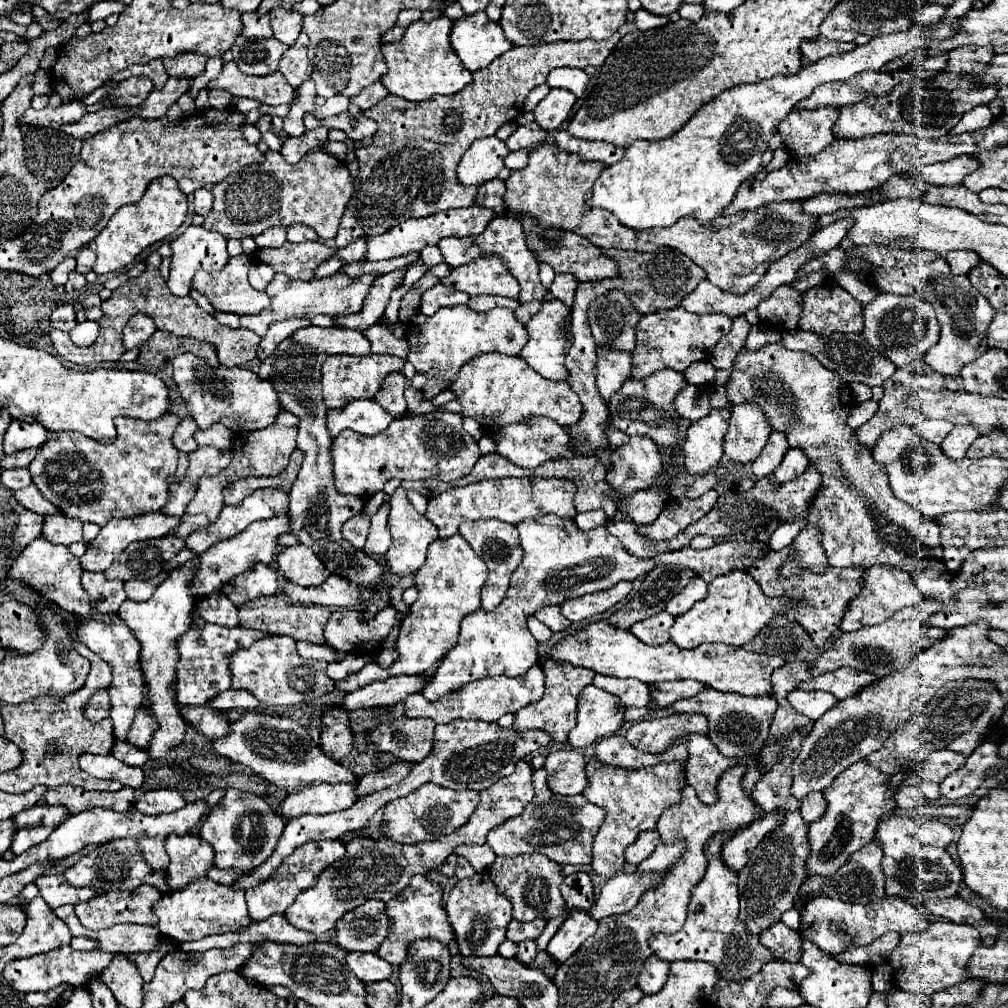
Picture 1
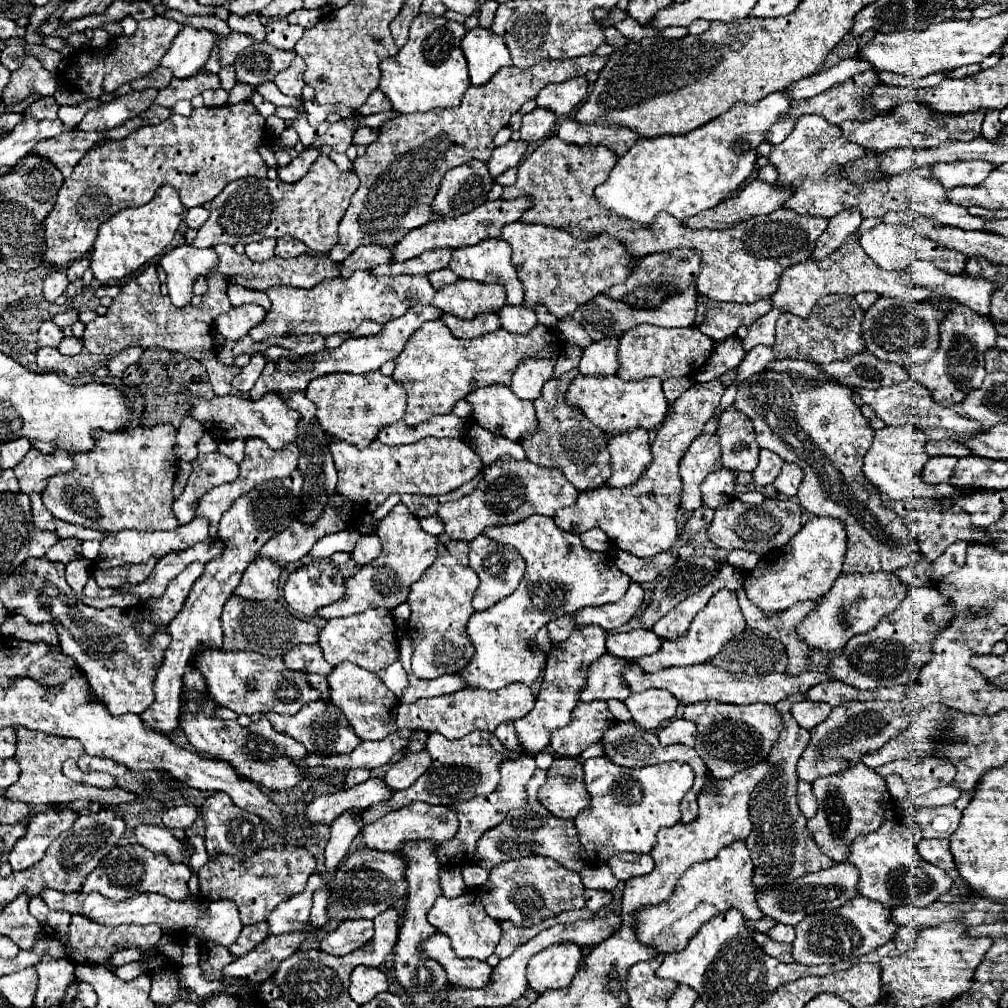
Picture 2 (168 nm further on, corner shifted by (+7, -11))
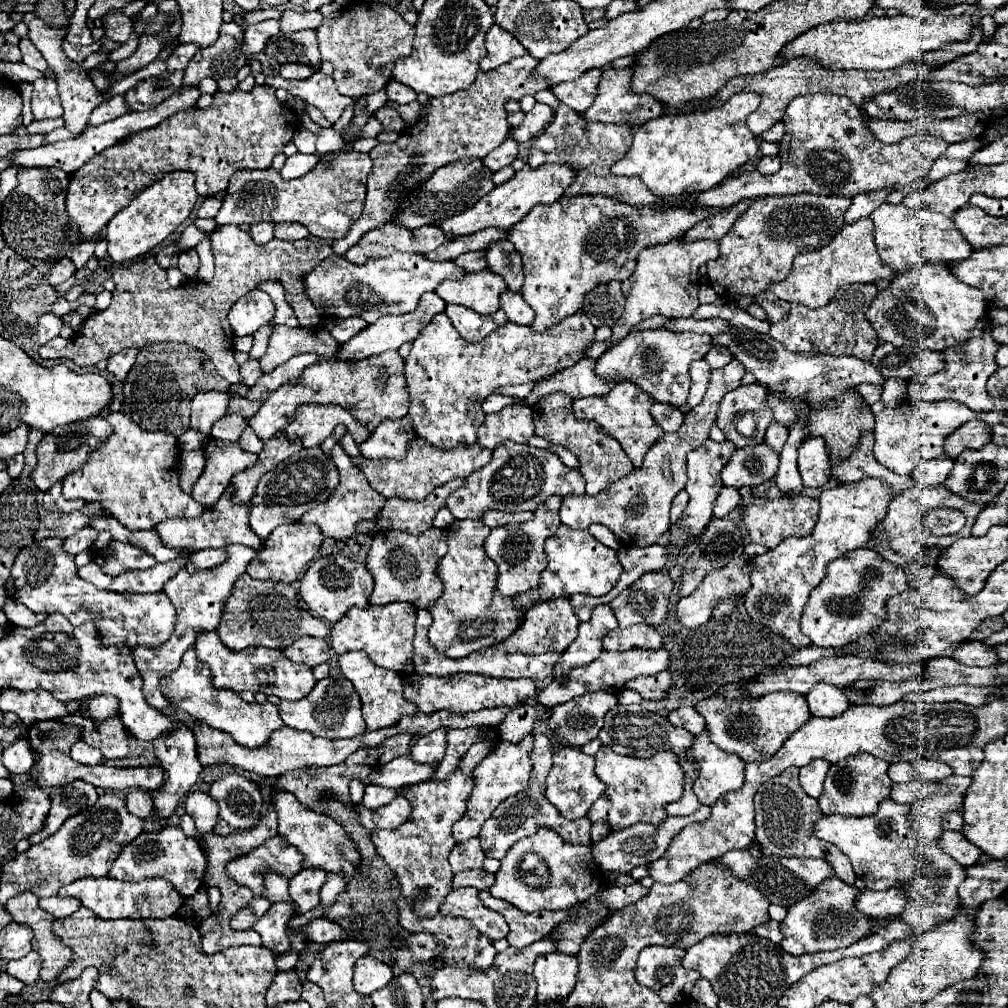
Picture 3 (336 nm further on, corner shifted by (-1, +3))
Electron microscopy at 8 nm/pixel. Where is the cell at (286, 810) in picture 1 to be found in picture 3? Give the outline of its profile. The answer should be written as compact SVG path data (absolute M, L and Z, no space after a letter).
M399 756L387 764L383 764L379 770L373 770L369 776L369 784L385 786L385 788L401 788L409 784L419 784L431 778L431 772L435 772L435 766L427 764L415 764L411 756Z

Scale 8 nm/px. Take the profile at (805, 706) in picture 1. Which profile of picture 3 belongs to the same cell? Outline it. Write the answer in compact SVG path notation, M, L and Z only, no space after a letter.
M817 684L807 696L807 704L813 716L839 716L849 708L849 702L843 694L843 688L831 684Z

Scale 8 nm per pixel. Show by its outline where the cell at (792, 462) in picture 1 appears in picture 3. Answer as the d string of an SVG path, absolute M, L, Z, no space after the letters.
M809 438L801 444L797 466L799 466L799 474L805 488L807 486L821 488L829 484L829 478L831 478L829 460L827 460L827 450L821 438Z

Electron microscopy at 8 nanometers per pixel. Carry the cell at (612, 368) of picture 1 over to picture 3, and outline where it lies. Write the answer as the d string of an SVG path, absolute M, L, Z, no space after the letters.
M671 240L667 244L657 244L655 248L647 248L637 256L637 268L635 272L623 280L623 294L627 298L627 306L623 316L617 320L617 324L611 328L613 334L607 340L609 346L615 346L619 340L623 340L635 324L647 320L649 316L663 314L669 318L687 318L691 312L699 306L697 290L699 290L699 278L697 270L701 264L715 260L719 256L719 244L711 240L697 240L697 242L683 242Z

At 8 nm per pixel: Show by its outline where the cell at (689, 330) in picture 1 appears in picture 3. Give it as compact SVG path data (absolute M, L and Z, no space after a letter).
M647 328L635 330L625 336L617 346L609 348L597 360L599 376L621 376L635 382L647 394L651 394L657 402L667 402L671 406L681 406L687 400L689 392L689 364L693 360L705 358L711 350L711 336L709 334L695 334L695 332L671 332L665 328Z

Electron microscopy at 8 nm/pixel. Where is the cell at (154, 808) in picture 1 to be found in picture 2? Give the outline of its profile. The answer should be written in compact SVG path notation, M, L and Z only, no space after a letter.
M175 806L171 810L167 810L163 814L163 824L167 828L179 828L179 830L187 830L189 826L195 824L199 816L197 806Z

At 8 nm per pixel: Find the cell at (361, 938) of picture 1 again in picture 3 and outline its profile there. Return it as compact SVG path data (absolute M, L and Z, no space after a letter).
M327 918L313 920L307 928L303 928L303 932L305 932L307 940L319 942L319 944L327 944L327 942L333 942L333 940L343 940L349 934L343 926L339 926L337 922L327 920Z

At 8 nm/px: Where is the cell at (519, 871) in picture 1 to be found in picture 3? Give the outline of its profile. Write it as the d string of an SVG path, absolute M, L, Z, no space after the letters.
M539 828L535 836L519 840L501 858L501 868L495 874L495 884L489 892L491 896L501 898L521 912L529 914L537 910L571 908L577 902L591 898L599 888L601 870L591 856L591 848L567 844L563 838L557 836L557 832Z

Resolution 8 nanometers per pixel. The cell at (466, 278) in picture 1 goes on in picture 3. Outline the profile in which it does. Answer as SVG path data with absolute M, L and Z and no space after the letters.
M489 270L465 274L461 280L439 284L435 290L439 298L451 304L463 304L477 314L493 314L499 310L499 296L507 290L505 280Z

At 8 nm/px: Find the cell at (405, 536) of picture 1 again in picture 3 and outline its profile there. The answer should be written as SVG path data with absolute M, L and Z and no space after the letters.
M427 528L423 534L411 534L403 530L383 530L371 542L367 552L367 570L375 580L373 594L369 596L371 604L389 604L389 602L411 602L417 608L429 608L435 604L441 592L439 578L433 574L435 564L447 554L447 530Z

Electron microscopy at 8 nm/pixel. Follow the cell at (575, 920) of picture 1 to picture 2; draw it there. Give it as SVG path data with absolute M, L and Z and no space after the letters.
M577 944L549 946L535 954L527 966L529 986L541 994L553 988L567 988L577 974L581 960L581 948Z

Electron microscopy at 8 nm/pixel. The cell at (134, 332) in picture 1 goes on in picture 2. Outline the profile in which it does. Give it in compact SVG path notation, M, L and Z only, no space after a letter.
M129 348L129 350L123 350L119 352L117 356L113 356L109 362L107 362L107 368L109 368L109 376L123 376L123 372L127 370L127 366L135 364L143 354L143 348Z

